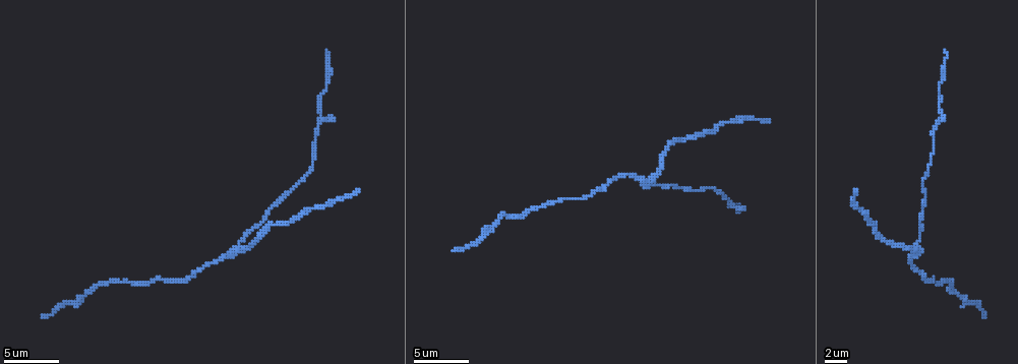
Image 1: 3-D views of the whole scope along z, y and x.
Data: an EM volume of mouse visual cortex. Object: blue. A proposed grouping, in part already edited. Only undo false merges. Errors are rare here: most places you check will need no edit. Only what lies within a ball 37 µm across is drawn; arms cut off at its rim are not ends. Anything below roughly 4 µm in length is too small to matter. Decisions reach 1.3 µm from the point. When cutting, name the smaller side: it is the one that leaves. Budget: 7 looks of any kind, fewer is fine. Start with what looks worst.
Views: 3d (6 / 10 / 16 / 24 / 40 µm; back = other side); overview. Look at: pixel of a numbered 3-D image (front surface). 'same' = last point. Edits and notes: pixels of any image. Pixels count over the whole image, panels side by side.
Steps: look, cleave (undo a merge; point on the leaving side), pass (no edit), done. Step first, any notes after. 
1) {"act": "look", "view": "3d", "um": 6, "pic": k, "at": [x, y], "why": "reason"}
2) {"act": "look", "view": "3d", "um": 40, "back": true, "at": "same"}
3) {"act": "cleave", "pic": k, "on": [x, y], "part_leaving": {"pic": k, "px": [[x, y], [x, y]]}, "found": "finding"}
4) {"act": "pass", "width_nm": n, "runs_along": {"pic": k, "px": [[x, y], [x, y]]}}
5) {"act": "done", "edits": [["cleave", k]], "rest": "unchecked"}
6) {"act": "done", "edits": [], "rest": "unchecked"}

{"act": "look", "view": "3d", "um": 16, "pic": 1, "at": [916, 251], "why": "branch point"}

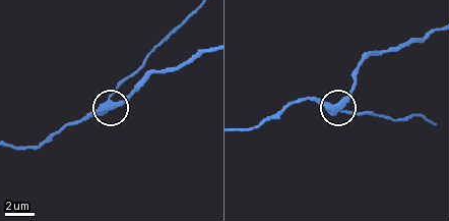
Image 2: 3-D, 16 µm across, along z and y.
{"act": "pass", "side_arm_um": 16, "found": "all the same cell"}

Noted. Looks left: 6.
{"act": "look", "view": "3d", "um": 10, "pic": 1, "at": [940, 109], "why": "three arms meet"}

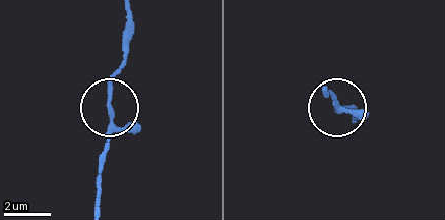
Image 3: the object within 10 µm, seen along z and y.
{"act": "pass", "arms": 3, "runs_along": {"pic": 3, "px": [[97, 203], [110, 121], [107, 86], [124, 53]]}, "found": "one cell here"}

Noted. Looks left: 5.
{"act": "look", "view": "3d", "um": 16, "pic": 1, "at": [498, 222], "why": "thick turns thin"}

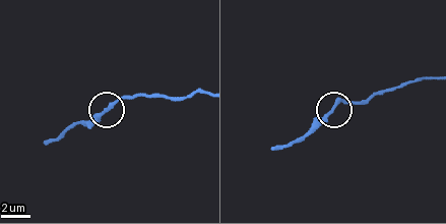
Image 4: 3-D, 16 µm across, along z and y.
{"act": "pass", "runs_along": {"pic": 4, "px": [[201, 92], [125, 96], [75, 127]]}, "found": "continuous, no second cell"}

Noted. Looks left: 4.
{"act": "look", "view": "3d", "um": 6, "pic": 1, "at": [272, 225], "why": "thin neck"}

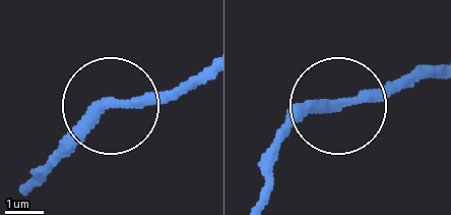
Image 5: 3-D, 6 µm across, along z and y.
{"act": "pass", "found": "all the same cell"}

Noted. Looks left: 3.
{"act": "done", "edits": [], "rest": "unchecked"}

